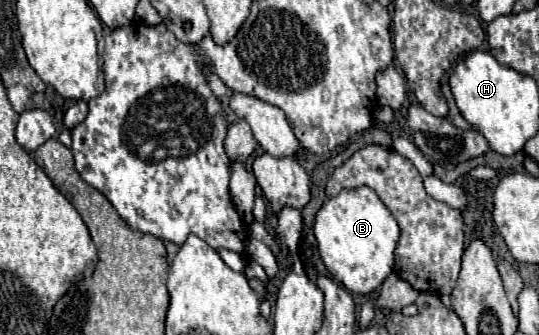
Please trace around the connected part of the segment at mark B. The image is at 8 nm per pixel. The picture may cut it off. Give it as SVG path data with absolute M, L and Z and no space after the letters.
M371 188L341 190L335 198L329 198L315 216L313 232L325 268L349 292L371 294L393 272L393 250L399 240L399 226Z

